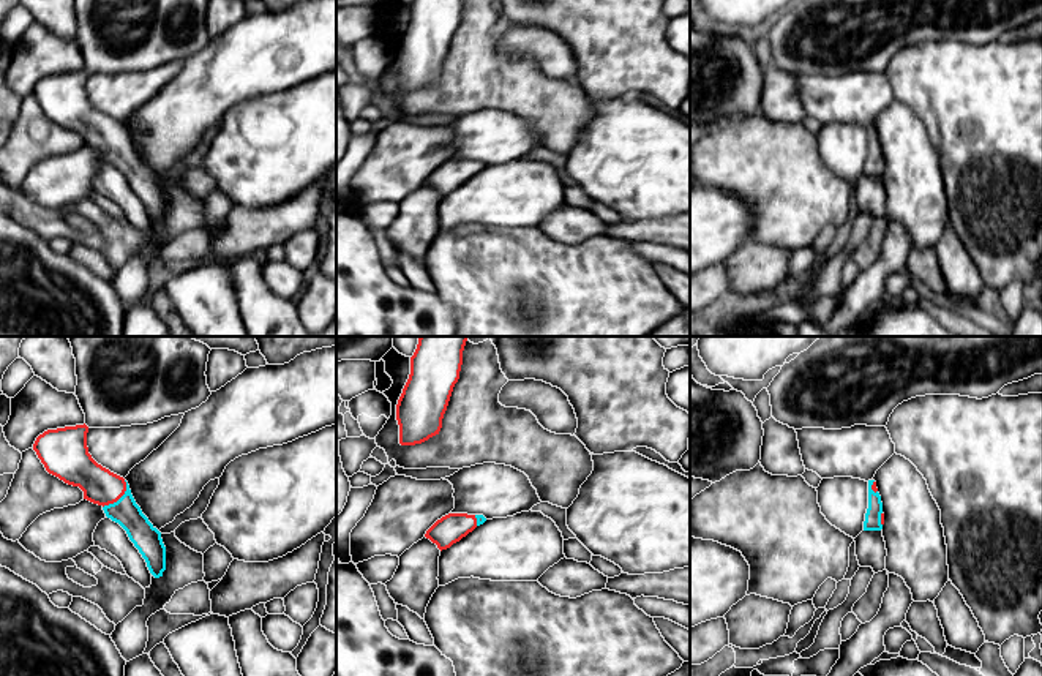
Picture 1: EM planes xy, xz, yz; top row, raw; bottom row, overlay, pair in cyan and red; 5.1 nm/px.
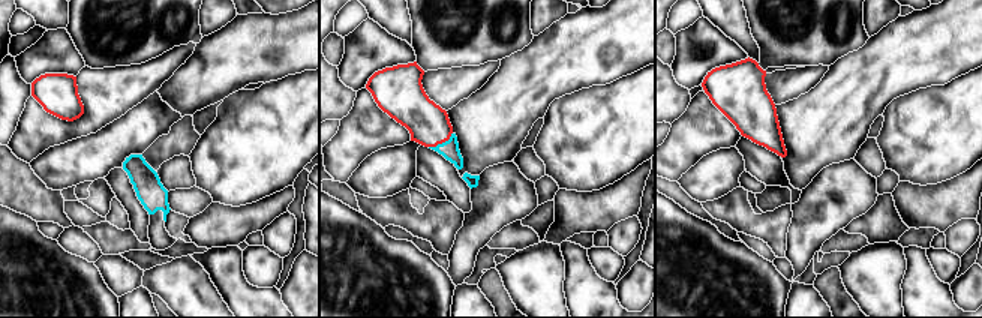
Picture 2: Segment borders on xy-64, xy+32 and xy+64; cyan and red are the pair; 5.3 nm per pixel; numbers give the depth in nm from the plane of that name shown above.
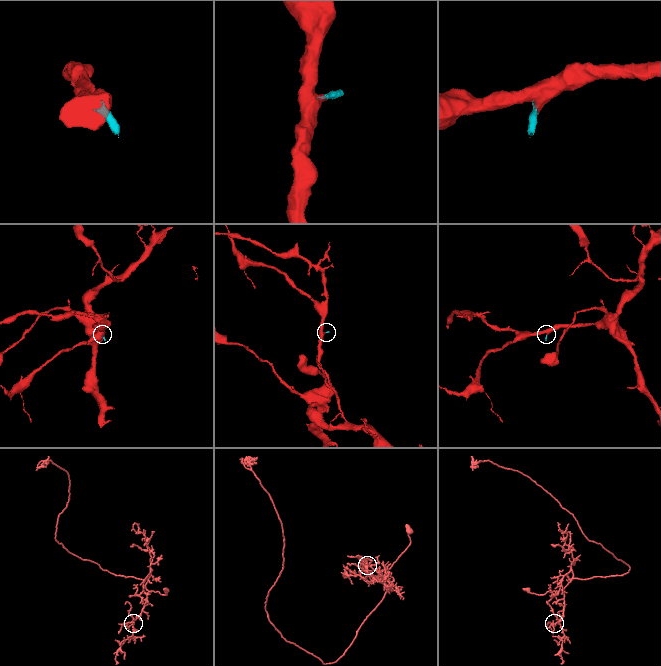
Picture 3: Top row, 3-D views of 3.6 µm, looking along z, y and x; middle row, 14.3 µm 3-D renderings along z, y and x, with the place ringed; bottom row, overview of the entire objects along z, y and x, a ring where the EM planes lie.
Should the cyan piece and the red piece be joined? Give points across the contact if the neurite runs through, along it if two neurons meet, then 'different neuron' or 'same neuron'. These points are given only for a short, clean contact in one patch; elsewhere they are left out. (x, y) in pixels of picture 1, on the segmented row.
runs through xy (147, 539), (120, 507), (120, 498), (100, 485); same neuron

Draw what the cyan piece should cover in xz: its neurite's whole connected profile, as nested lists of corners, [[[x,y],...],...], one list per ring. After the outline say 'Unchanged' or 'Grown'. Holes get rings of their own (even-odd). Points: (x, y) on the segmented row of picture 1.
[[[448,513],[437,520],[426,531],[425,537],[436,543],[442,551],[459,542],[485,521],[486,518],[483,515]]]. Grown

